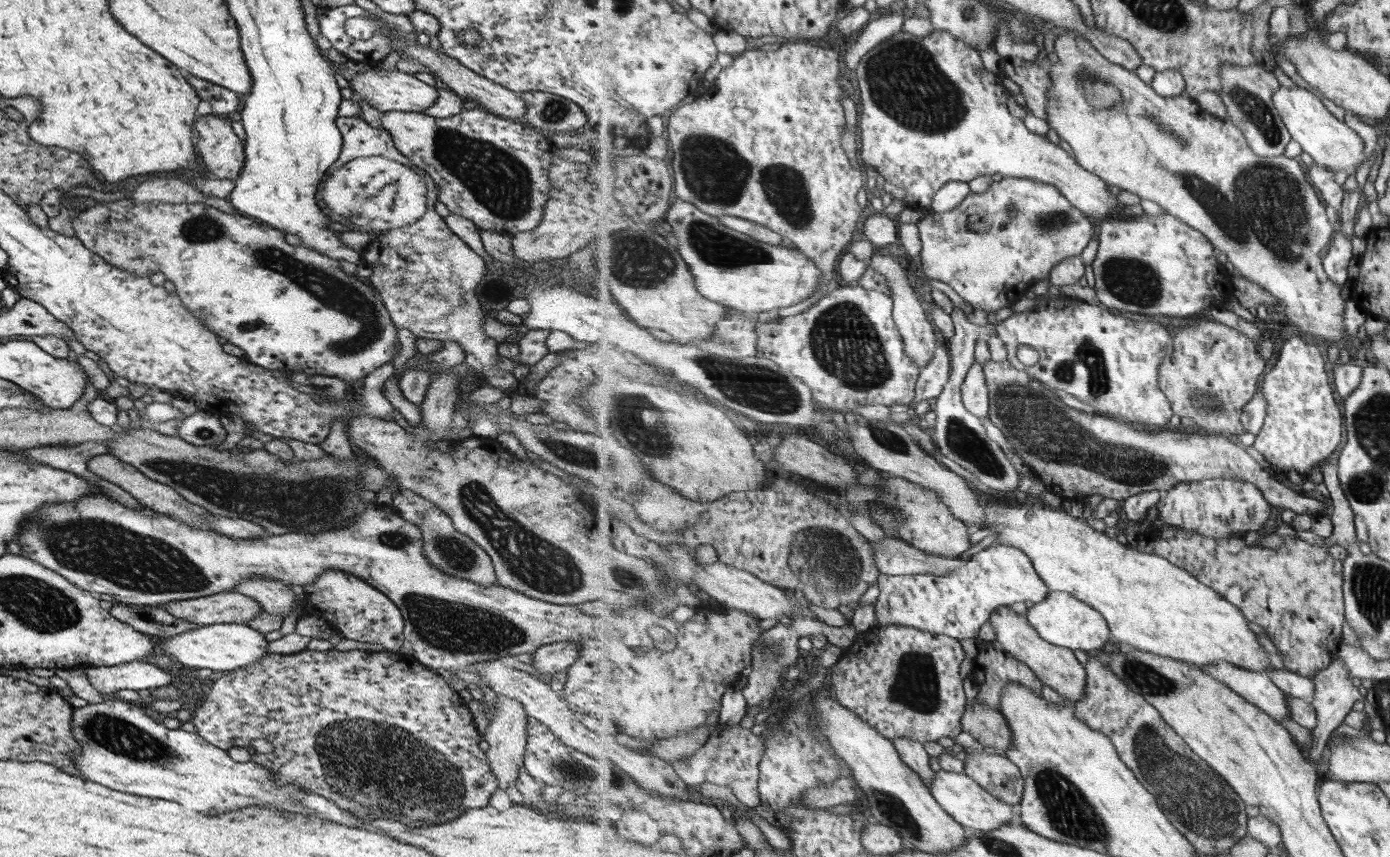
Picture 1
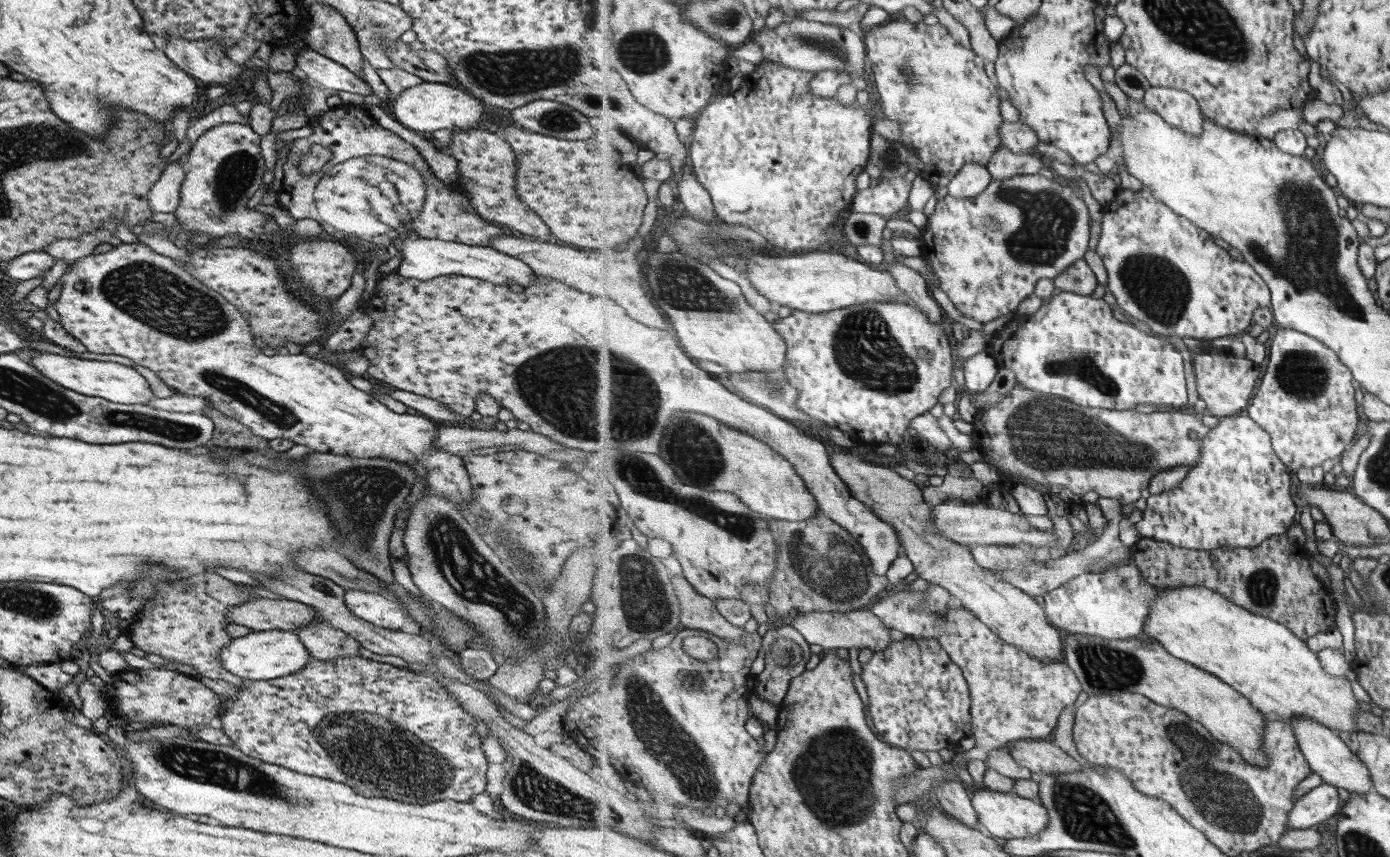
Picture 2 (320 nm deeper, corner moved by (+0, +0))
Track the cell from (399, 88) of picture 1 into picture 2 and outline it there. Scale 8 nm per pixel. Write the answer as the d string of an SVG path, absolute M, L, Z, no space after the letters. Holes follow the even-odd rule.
M425 81L417 86L406 88L397 96L392 96L389 101L388 112L405 129L419 132L423 136L431 135L434 131L442 129L455 131L475 129L483 116L481 103L462 88L445 83Z

